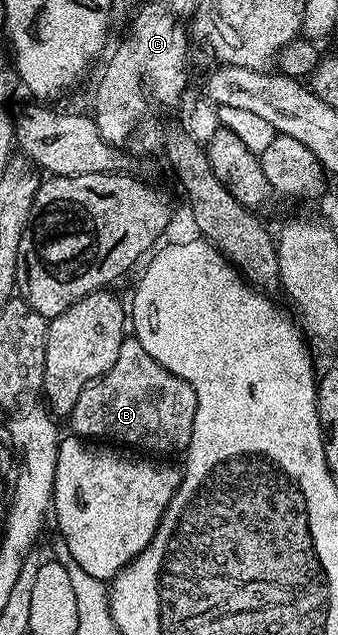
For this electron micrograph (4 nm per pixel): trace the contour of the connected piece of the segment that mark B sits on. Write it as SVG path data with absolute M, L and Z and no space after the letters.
M126 339L122 347L118 347L114 367L110 367L103 377L90 382L82 395L78 395L70 422L71 432L81 439L101 437L104 443L115 443L120 447L133 445L136 448L133 450L168 459L171 453L183 454L187 450L195 415L196 396L190 383L166 371L158 359L146 355L146 347L142 347L142 343Z

